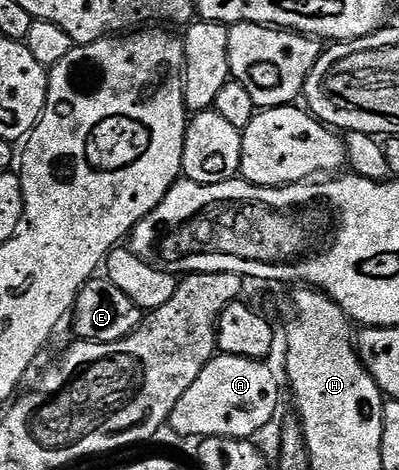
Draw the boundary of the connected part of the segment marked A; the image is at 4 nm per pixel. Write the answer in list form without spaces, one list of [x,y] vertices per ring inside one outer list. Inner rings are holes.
[[[216,354],[213,360],[204,367],[195,377],[195,382],[175,405],[169,414],[168,430],[173,430],[177,435],[197,435],[201,439],[219,437],[220,439],[247,439],[252,440],[256,431],[261,431],[273,419],[277,406],[281,403],[281,387],[273,376],[268,362],[234,355]]]

